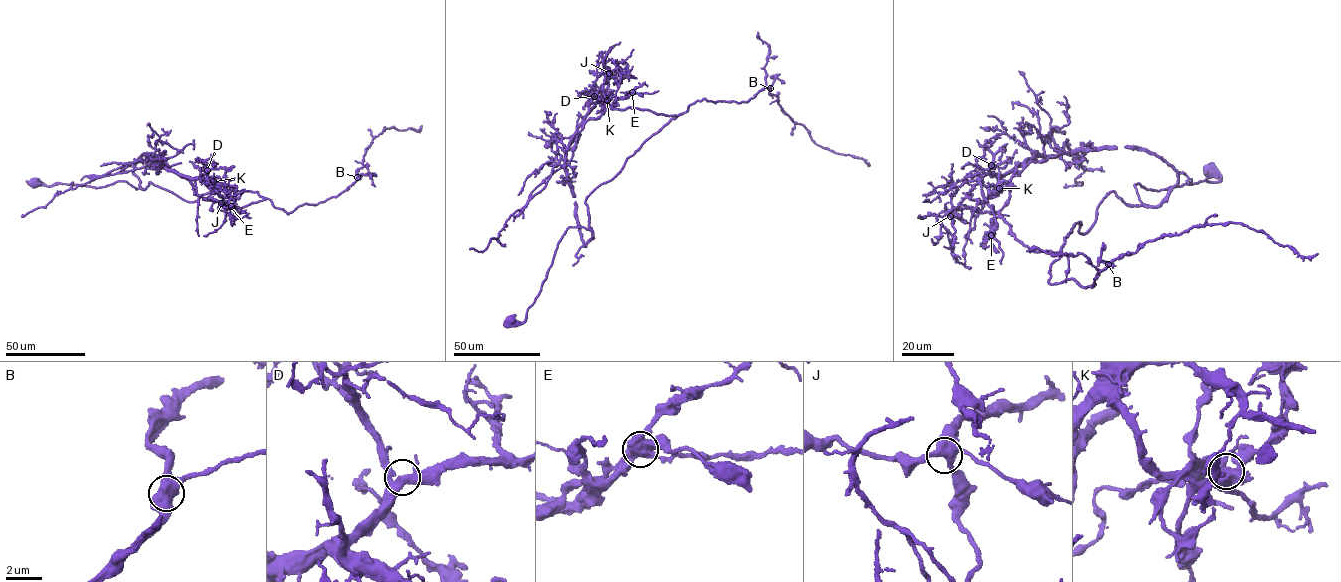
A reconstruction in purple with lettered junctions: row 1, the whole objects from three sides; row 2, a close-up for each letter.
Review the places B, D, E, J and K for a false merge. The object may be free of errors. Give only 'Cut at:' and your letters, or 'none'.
Cut at: none

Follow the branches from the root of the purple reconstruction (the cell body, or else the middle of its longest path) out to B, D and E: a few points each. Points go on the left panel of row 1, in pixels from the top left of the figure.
B: (34, 182), (118, 180), (144, 190), (149, 182), (193, 202), (217, 189), (252, 191), (288, 214), (357, 177)
D: (34, 182), (263, 199), (209, 200), (223, 199), (207, 170)
E: (34, 182), (263, 198), (209, 200), (230, 206)

